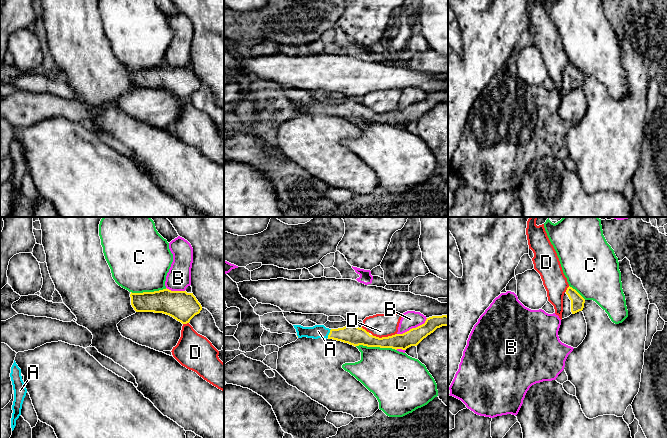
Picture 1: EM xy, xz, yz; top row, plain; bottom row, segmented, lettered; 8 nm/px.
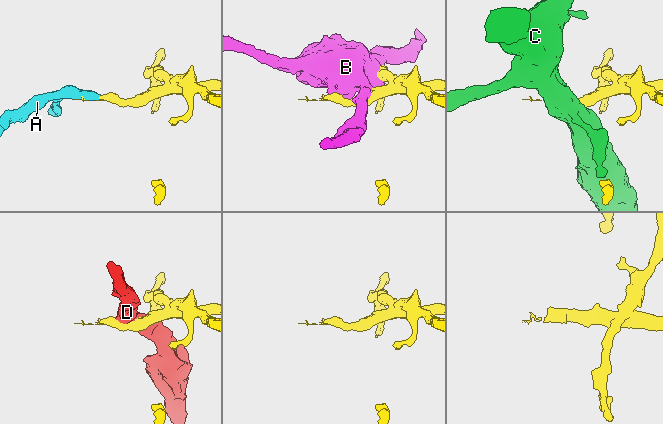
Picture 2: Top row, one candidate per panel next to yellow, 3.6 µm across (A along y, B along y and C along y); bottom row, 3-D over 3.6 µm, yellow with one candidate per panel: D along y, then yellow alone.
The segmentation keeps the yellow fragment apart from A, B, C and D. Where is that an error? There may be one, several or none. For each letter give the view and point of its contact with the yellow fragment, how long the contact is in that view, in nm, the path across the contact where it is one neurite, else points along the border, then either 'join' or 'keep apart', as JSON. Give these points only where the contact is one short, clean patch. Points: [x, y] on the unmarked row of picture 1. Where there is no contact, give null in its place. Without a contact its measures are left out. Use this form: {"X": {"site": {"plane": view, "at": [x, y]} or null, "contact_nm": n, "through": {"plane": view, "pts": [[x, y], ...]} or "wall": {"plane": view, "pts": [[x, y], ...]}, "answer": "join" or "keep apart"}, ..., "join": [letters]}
{"A": {"site": {"plane": "xz", "at": [329, 109]}, "contact_nm": 80, "answer": "keep apart"}, "B": {"site": {"plane": "xz", "at": [412, 104]}, "contact_nm": 280, "answer": "keep apart"}, "C": {"site": {"plane": "xz", "at": [376, 122]}, "contact_nm": 340, "answer": "keep apart"}, "D": {"site": {"plane": "xz", "at": [384, 113]}, "contact_nm": 200, "answer": "keep apart"}, "join": []}

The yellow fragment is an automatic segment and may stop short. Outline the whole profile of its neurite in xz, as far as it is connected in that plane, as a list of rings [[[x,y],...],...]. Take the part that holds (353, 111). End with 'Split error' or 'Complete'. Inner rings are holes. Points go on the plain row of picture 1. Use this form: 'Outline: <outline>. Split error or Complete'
Outline: [[[432,92],[426,95],[425,99],[412,104],[403,110],[395,110],[388,113],[376,113],[370,111],[362,103],[359,104],[348,100],[343,104],[331,105],[328,115],[348,119],[353,122],[367,122],[406,126],[411,122],[417,122],[424,114],[433,109],[437,104],[448,102],[448,92]]]. Complete

